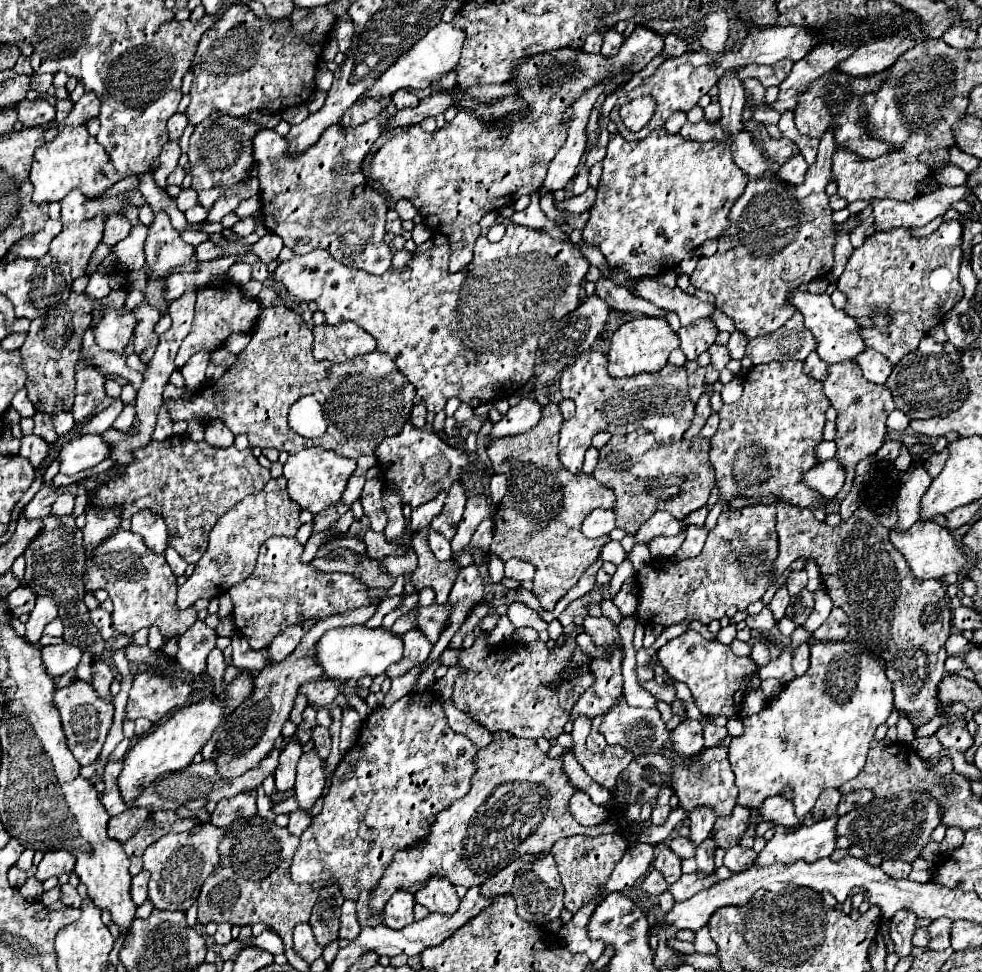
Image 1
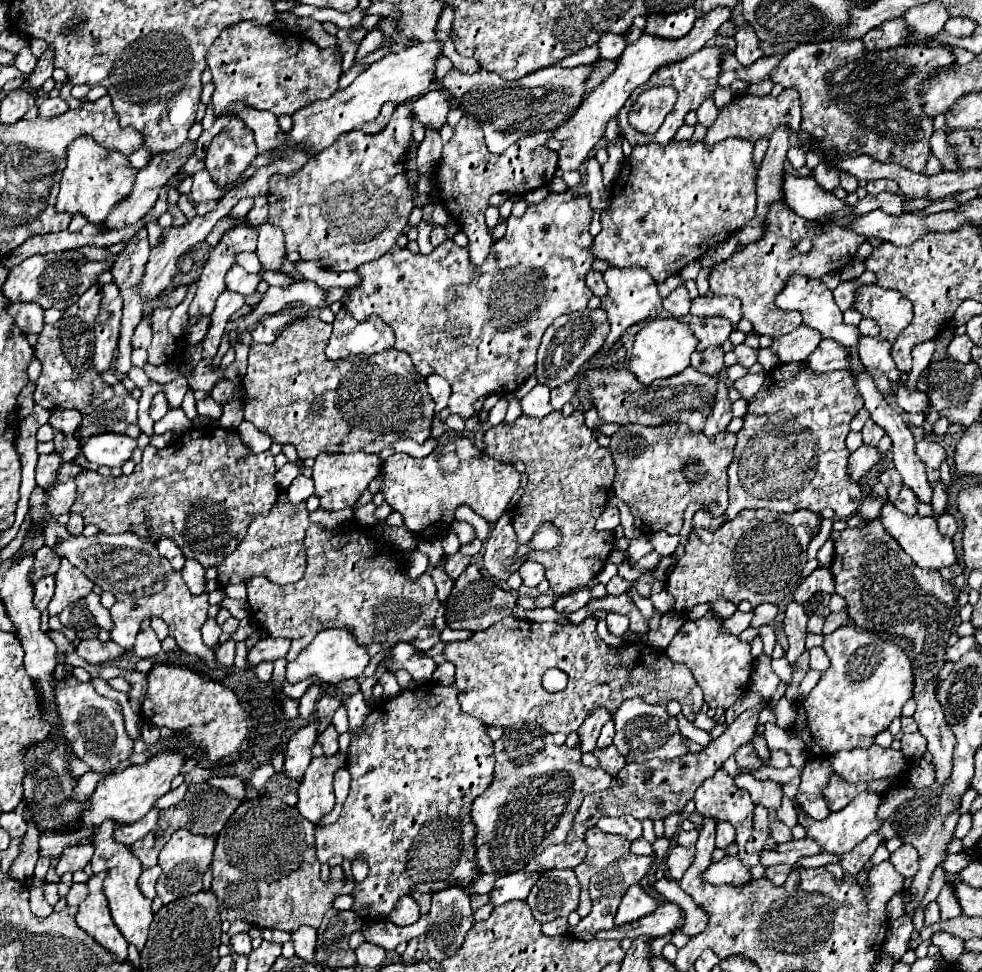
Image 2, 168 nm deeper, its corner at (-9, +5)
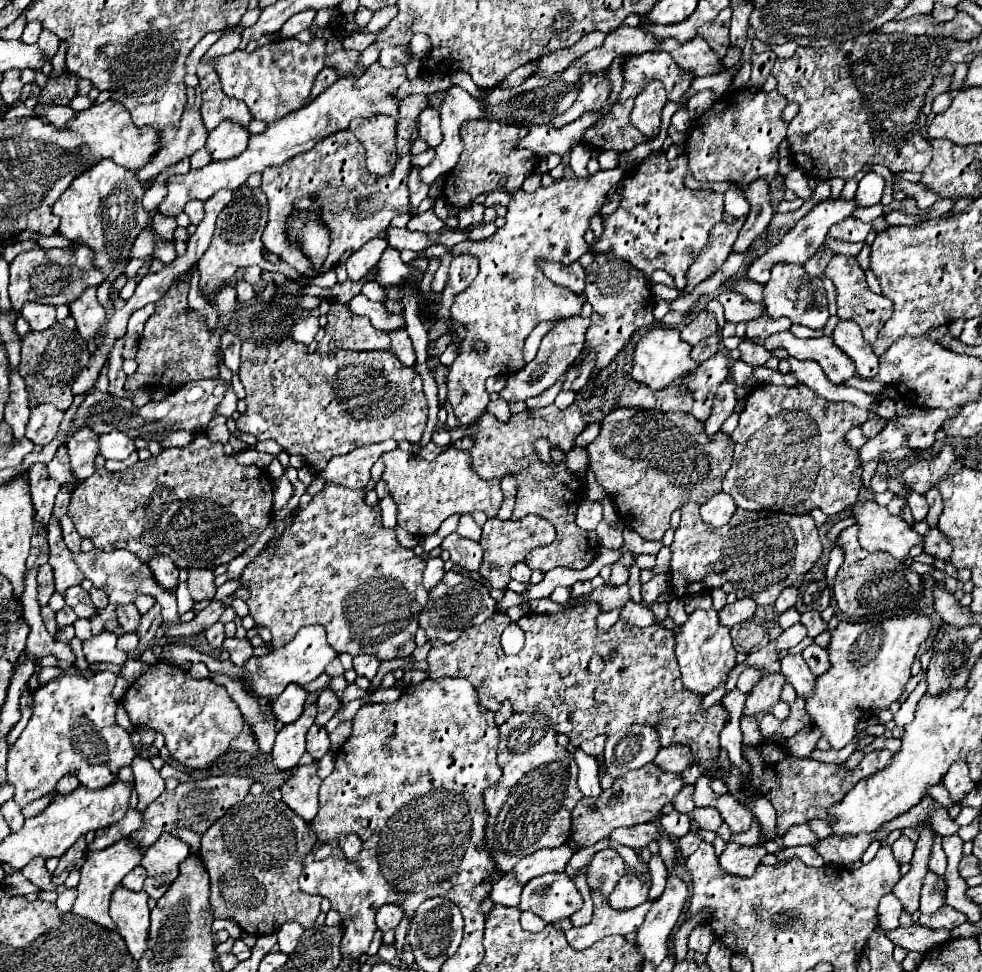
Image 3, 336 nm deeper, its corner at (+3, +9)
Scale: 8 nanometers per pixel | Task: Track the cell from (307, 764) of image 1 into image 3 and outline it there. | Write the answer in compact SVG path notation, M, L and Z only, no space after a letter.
M317 764L299 766L293 772L293 776L281 786L283 802L303 820L311 822L319 808L319 800L317 800L319 784L321 780L317 776Z

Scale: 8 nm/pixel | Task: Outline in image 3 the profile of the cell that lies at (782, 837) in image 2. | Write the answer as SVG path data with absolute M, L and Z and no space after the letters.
M801 824L801 826L793 826L787 830L787 834L783 836L783 844L785 846L815 846L821 838L809 828L809 824Z

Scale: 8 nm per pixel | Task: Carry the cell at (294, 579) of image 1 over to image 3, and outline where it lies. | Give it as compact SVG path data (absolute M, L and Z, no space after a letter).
M325 486L325 490L321 490L319 494L313 496L313 500L309 502L307 508L297 510L297 514L293 516L289 528L285 528L285 532L277 538L277 548L267 548L265 552L261 552L241 574L245 588L249 590L251 598L249 598L249 614L255 620L257 626L265 626L271 630L273 634L273 648L281 648L285 646L289 640L293 640L293 636L309 624L321 624L327 630L327 642L333 646L333 650L337 654L369 654L375 656L379 660L393 660L393 658L407 658L413 654L415 650L415 632L417 632L417 616L421 614L421 608L427 604L427 590L421 584L423 578L423 570L425 570L425 560L419 558L413 550L407 550L399 544L397 540L397 532L389 530L381 524L381 508L379 504L375 506L367 506L365 502L365 490L349 490L349 488L341 488L341 486Z

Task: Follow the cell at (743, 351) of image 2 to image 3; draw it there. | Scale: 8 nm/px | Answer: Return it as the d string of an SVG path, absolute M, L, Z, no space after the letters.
M743 340L739 344L739 350L743 354L743 362L747 362L751 366L765 366L765 362L771 358L771 354L753 340Z

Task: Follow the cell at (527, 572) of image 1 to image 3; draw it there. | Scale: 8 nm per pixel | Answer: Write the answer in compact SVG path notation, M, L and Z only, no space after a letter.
M525 562L515 564L513 570L511 570L511 578L517 580L517 582L529 582L529 578L531 578L531 570L529 570L529 566L527 566Z

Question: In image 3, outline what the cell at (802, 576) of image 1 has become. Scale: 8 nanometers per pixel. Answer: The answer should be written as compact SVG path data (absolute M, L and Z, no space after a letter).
M793 586L793 588L785 588L785 592L781 592L781 596L779 596L777 602L775 602L775 610L777 610L779 614L783 614L785 610L793 608L795 602L797 602L797 588L795 588L795 586Z

